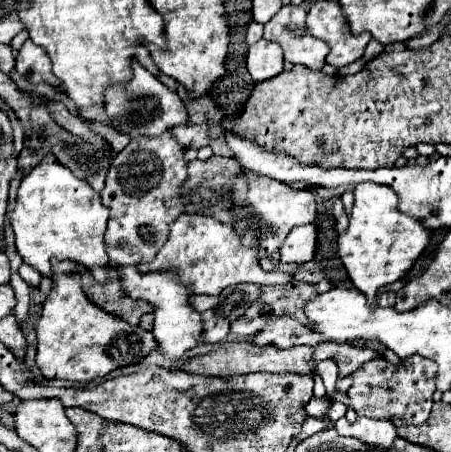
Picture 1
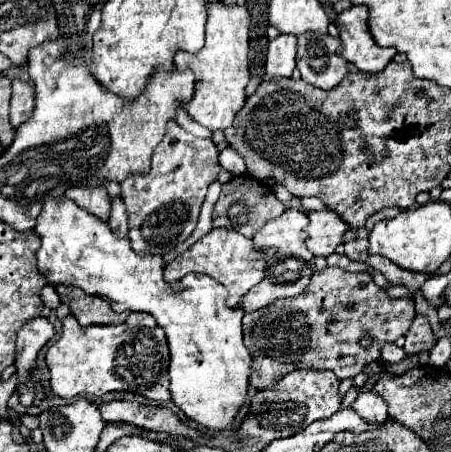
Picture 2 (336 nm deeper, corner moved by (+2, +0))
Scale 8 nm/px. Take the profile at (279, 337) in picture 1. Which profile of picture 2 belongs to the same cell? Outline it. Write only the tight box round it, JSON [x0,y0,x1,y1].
[382,343,408,363]

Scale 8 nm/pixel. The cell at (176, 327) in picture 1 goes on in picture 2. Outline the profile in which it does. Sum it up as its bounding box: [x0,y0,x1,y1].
[34,197,252,431]

